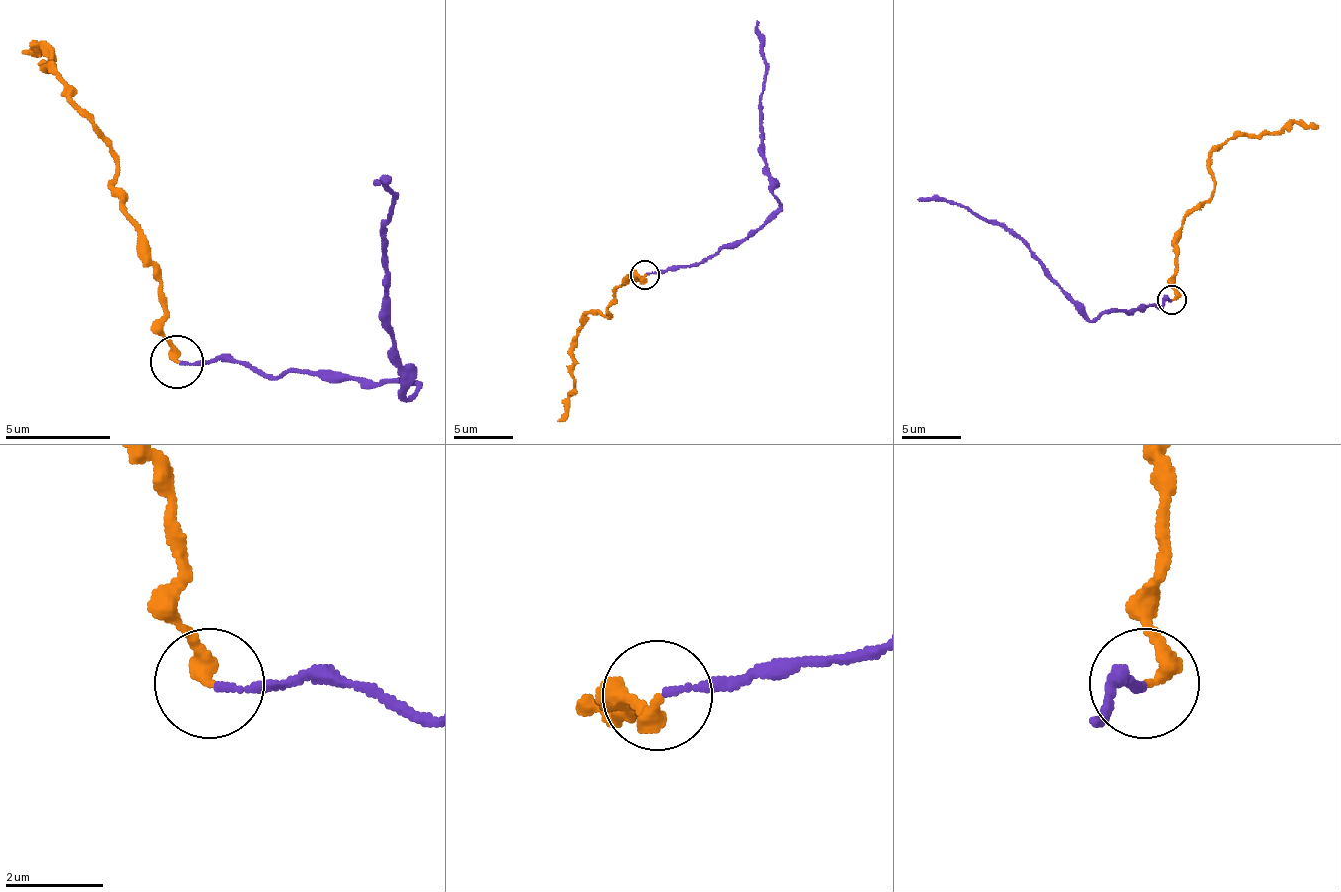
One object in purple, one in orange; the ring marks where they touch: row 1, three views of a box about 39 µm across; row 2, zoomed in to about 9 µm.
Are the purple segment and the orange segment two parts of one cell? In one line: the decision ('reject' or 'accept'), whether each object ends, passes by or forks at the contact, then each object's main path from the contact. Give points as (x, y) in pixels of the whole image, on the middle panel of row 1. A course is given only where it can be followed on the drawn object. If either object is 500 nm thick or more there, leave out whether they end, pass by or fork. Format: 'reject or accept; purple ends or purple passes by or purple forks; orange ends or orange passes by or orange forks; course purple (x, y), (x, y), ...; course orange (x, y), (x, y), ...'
accept; purple ends; orange ends; course purple (647, 275), (703, 263), (738, 246), (779, 204), (762, 142), (765, 68), (756, 27), (759, 21); course orange (644, 275), (614, 290), (608, 308), (611, 316), (588, 313), (573, 340), (573, 393), (567, 411), (558, 420)

